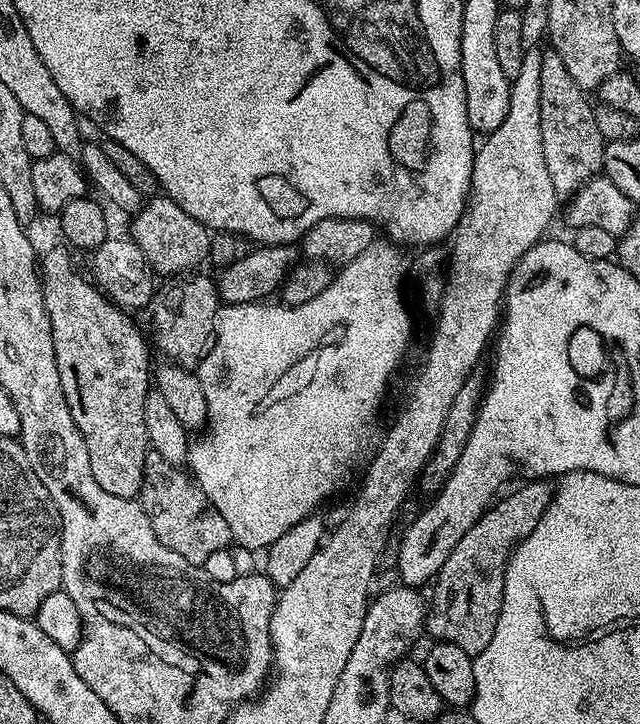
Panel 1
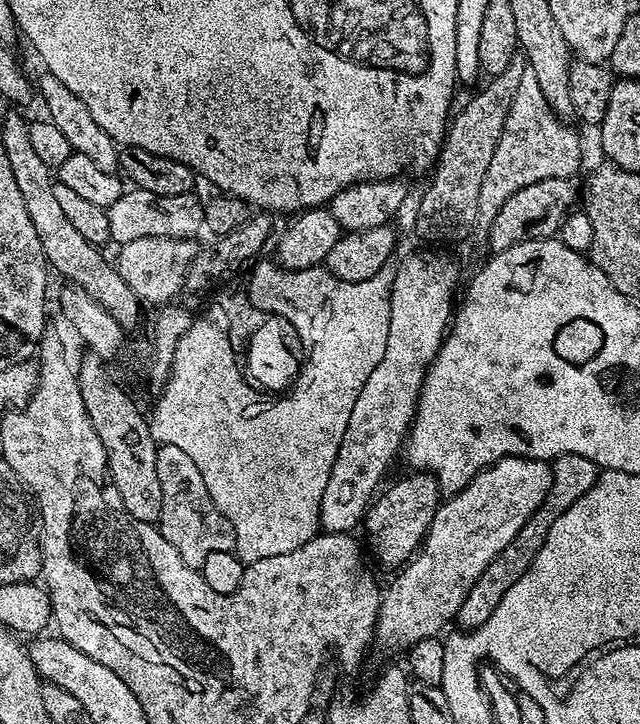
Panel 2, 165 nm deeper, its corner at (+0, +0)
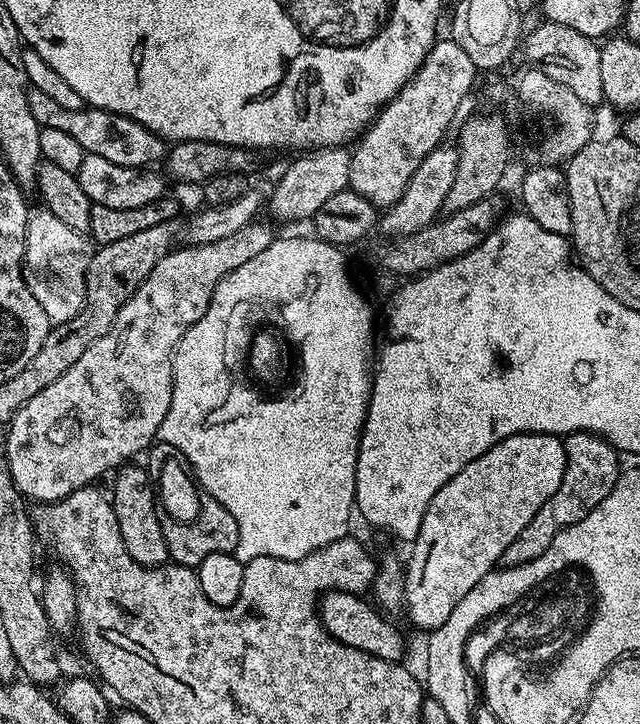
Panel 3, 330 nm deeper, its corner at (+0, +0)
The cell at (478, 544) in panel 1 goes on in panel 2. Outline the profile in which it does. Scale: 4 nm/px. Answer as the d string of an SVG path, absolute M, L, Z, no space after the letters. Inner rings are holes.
M562 454L551 461L551 465L552 485L546 498L538 506L536 513L526 522L526 526L518 530L510 546L506 546L506 550L498 553L494 562L490 562L490 566L482 570L478 582L474 582L470 594L466 594L466 602L462 602L458 617L458 624L462 627L479 630L487 622L490 614L498 606L498 602L502 602L506 590L510 590L510 586L514 586L514 582L518 582L518 578L522 578L526 570L530 570L538 550L542 550L546 542L546 534L550 534L550 526L554 526L557 518L566 514L566 510L570 510L570 506L574 506L574 502L578 502L578 498L582 498L582 494L586 494L590 486L594 486L598 475L596 464L590 462L590 458L582 458L582 454Z

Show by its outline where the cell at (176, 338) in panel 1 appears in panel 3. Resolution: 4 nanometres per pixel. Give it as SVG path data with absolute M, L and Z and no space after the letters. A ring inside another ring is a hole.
M347 147L317 148L305 151L284 173L280 181L272 188L272 196L267 197L267 211L272 211L271 219L276 220L308 220L311 221L323 204L334 194L345 191L350 182L350 162L352 153Z

